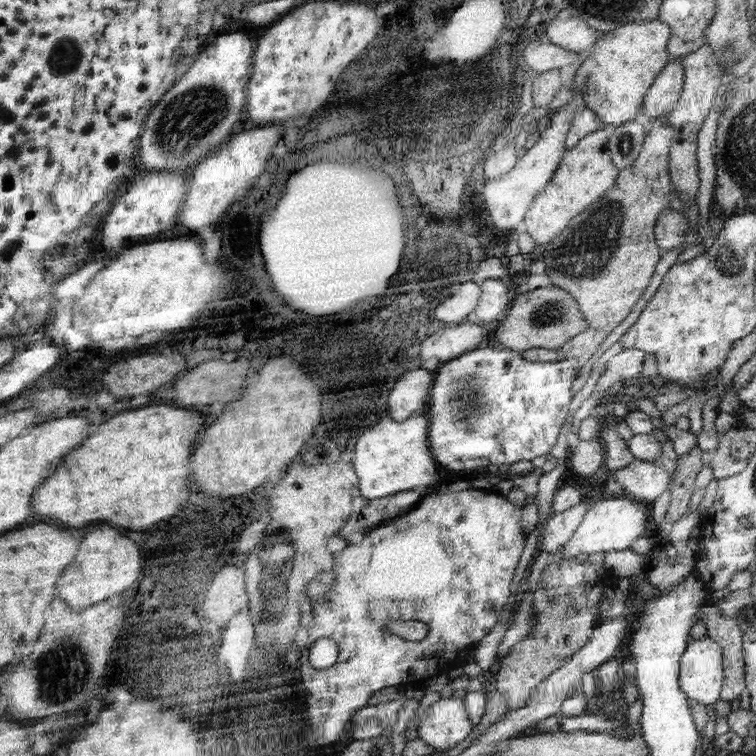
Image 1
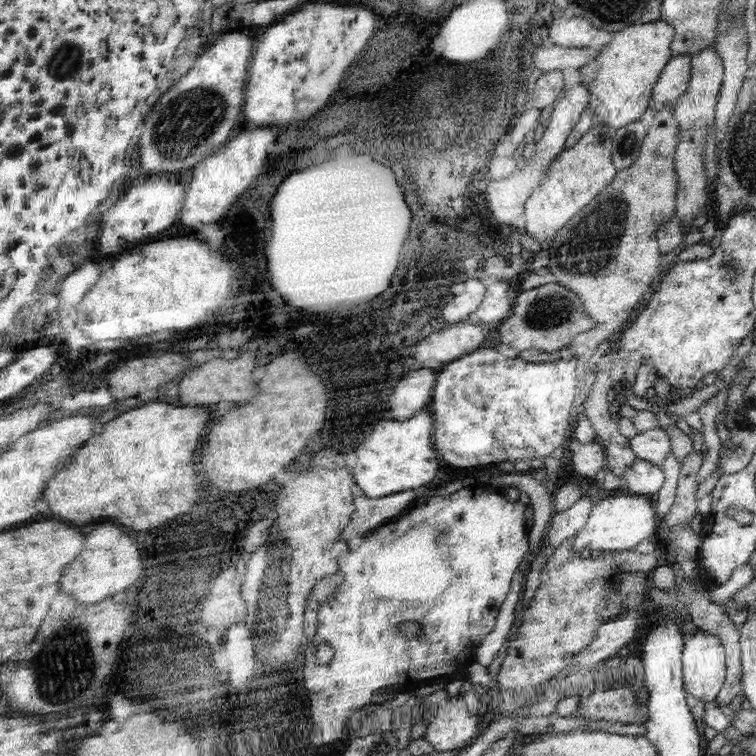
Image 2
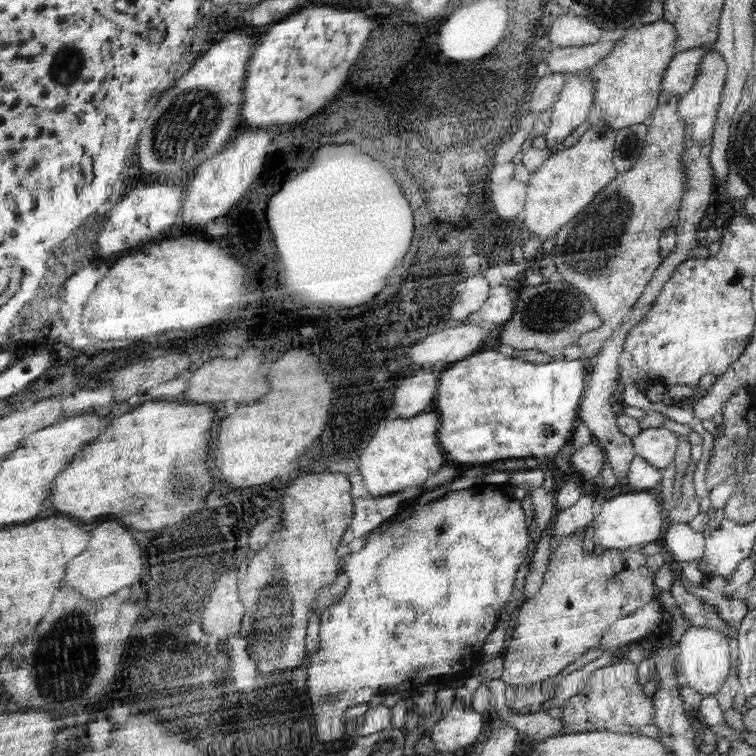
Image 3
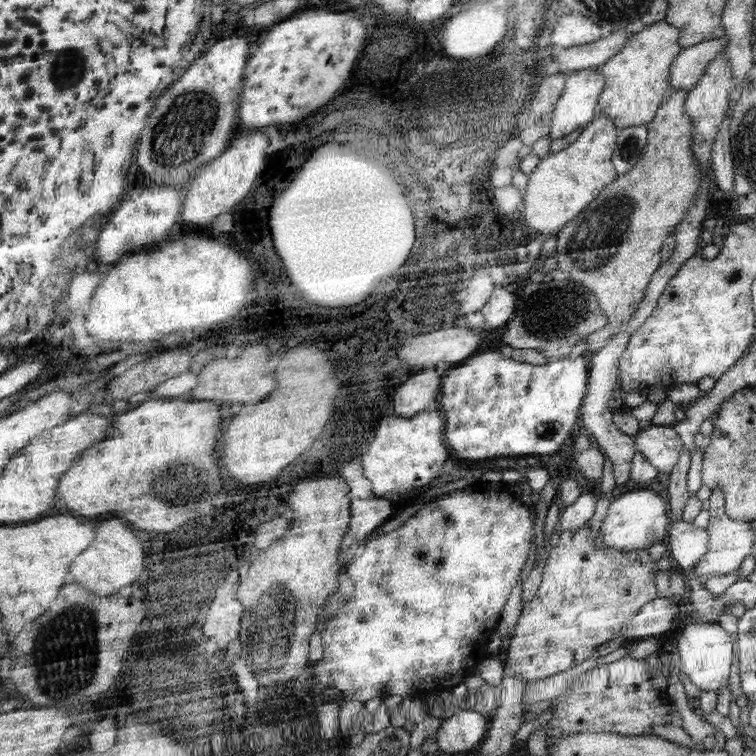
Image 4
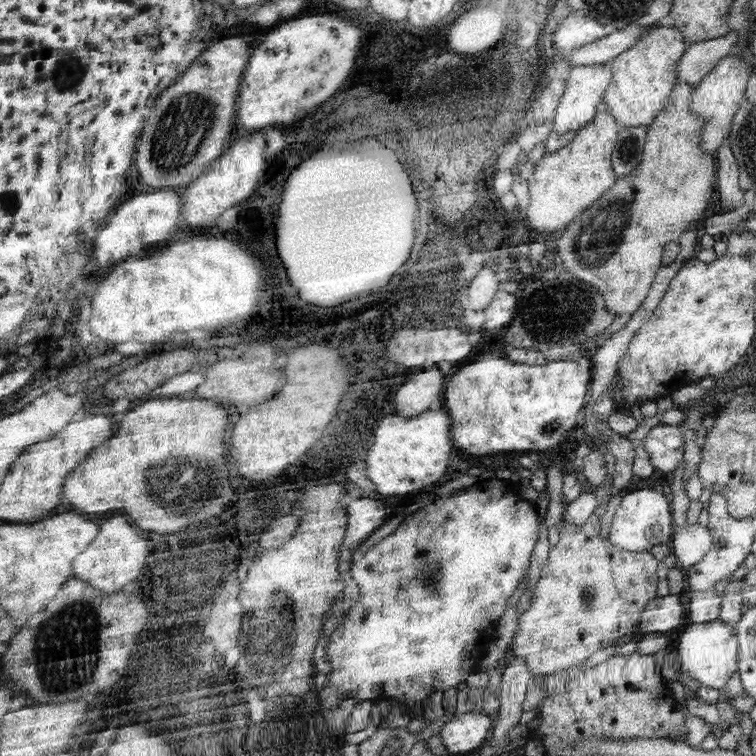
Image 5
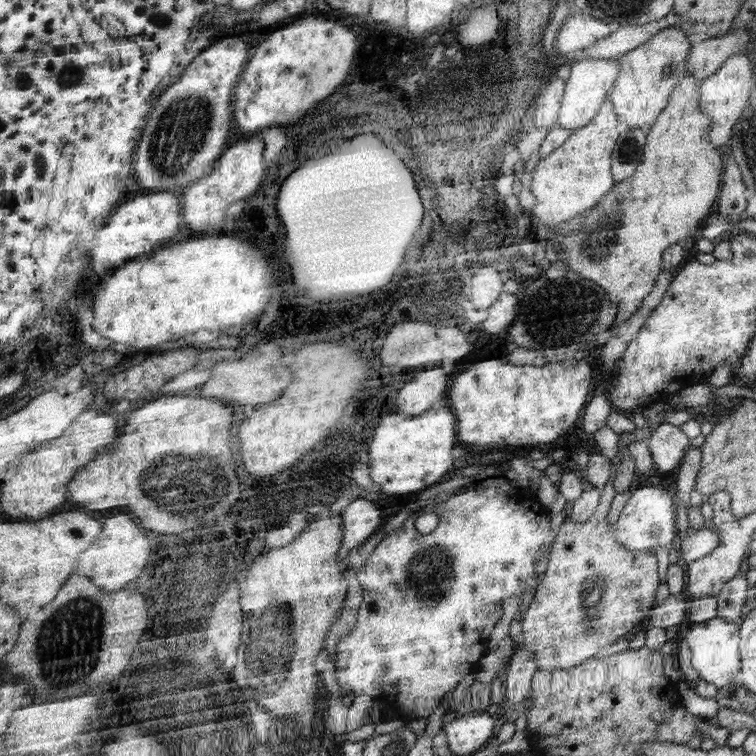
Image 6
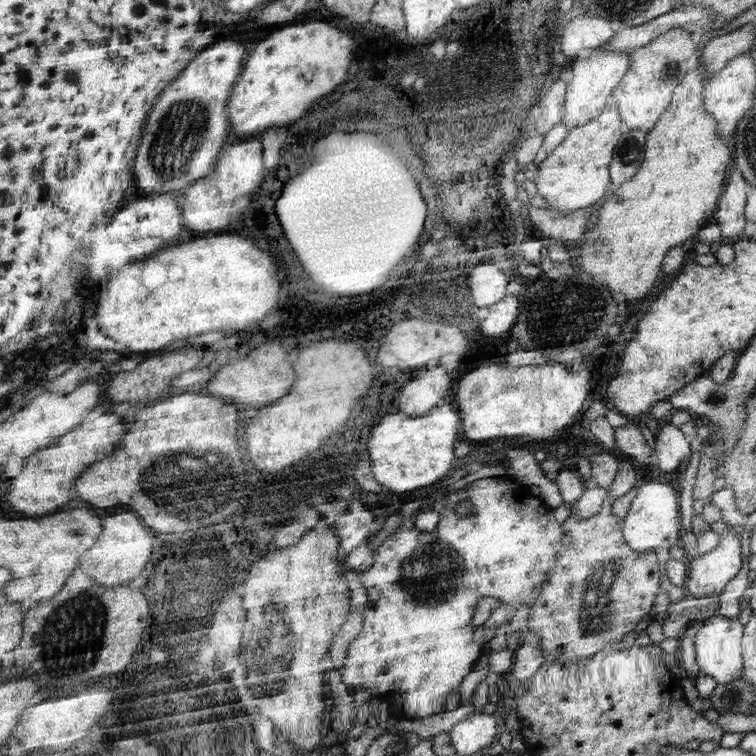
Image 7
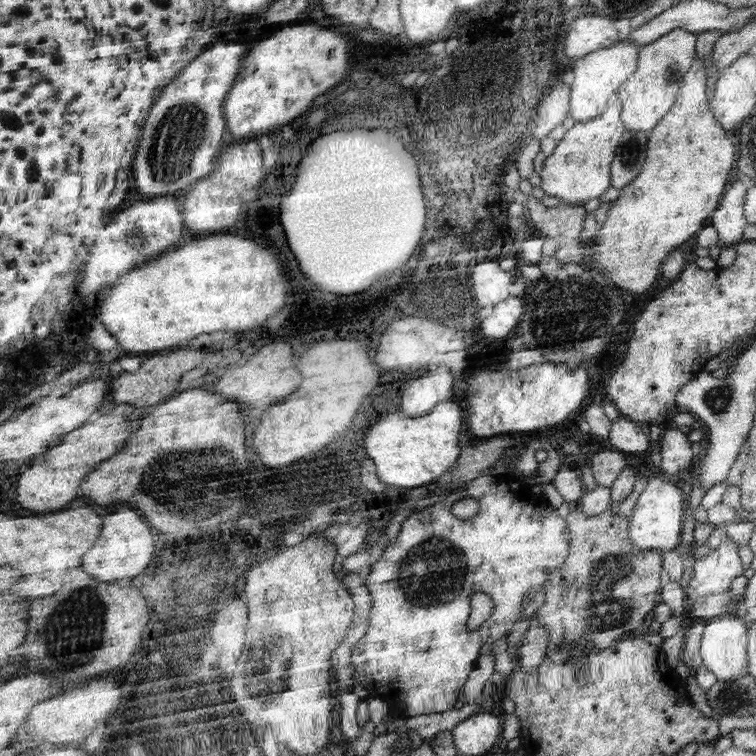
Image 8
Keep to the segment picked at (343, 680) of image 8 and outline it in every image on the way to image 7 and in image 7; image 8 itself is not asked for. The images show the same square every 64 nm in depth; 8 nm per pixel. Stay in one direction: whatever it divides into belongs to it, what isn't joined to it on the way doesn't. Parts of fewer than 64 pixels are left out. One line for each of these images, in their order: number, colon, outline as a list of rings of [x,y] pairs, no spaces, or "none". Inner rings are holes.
7: [[[351,568],[345,570],[345,578],[349,580],[349,588],[351,588],[351,612],[343,628],[335,634],[335,640],[329,648],[331,660],[335,662],[335,670],[341,670],[345,666],[345,658],[351,642],[363,632],[365,608],[369,602],[369,590],[363,586],[359,570],[351,570]]]

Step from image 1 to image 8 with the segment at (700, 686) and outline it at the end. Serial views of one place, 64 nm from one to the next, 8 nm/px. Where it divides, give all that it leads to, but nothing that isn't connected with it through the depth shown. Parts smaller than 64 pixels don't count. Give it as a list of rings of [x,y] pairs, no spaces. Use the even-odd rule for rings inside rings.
[[[717,616],[709,618],[707,624],[703,626],[701,634],[701,668],[707,668],[715,676],[717,682],[729,682],[729,680],[739,680],[747,676],[745,670],[745,638],[747,638],[747,624],[743,624],[735,616]]]

